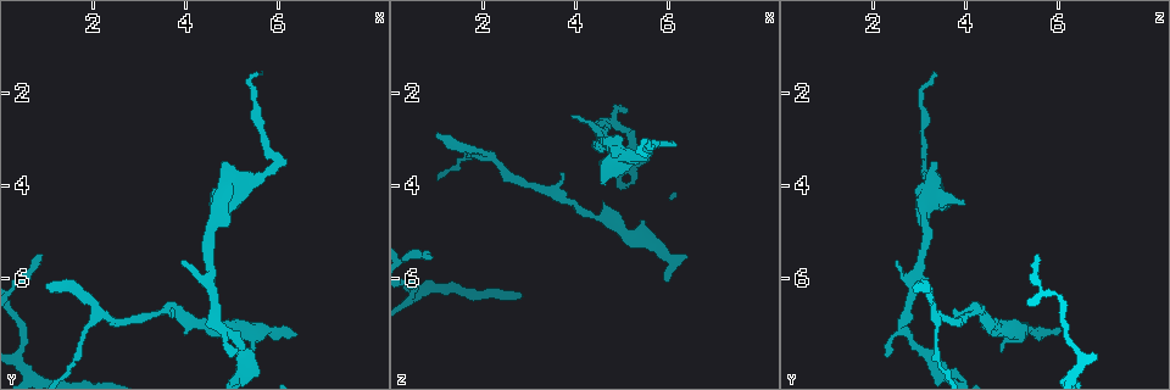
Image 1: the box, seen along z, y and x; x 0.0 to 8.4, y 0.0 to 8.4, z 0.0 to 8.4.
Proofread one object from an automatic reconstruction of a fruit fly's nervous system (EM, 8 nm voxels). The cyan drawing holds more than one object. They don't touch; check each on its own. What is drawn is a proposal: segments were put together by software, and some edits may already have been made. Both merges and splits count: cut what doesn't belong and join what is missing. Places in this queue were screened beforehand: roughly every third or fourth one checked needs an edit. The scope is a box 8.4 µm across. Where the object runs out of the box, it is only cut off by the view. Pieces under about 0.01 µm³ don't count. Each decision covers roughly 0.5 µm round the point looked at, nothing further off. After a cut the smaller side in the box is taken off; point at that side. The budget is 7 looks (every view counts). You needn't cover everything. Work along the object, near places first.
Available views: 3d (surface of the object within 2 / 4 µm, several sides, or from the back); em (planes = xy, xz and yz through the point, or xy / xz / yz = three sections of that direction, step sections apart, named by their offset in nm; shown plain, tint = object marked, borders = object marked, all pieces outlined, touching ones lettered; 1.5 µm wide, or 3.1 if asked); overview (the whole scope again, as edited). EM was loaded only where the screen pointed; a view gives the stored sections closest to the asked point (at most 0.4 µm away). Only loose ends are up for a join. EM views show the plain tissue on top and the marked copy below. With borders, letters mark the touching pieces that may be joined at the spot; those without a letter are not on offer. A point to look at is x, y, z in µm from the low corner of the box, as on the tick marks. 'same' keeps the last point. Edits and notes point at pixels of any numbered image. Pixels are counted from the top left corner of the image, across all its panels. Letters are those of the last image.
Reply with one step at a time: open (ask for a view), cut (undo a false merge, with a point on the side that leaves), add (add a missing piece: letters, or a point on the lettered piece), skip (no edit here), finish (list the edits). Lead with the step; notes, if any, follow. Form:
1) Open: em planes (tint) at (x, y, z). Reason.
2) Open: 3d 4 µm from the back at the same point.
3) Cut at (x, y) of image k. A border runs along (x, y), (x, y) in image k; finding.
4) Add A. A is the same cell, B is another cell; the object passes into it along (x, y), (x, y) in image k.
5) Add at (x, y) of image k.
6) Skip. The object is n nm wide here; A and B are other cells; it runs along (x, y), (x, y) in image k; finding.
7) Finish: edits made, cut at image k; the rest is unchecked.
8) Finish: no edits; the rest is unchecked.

Open: 3d 4 µm at (6.00, 7.15, 6.10). Branch stops here.

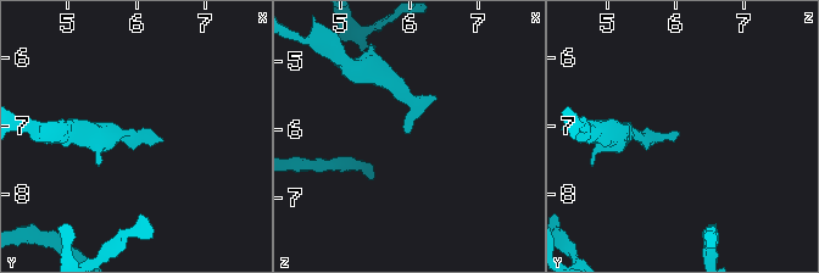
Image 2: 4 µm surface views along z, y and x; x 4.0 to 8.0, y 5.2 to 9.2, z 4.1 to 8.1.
Open: em planes (borders) at (5.95, 7.15, 6.10). Shape alone is not enough.

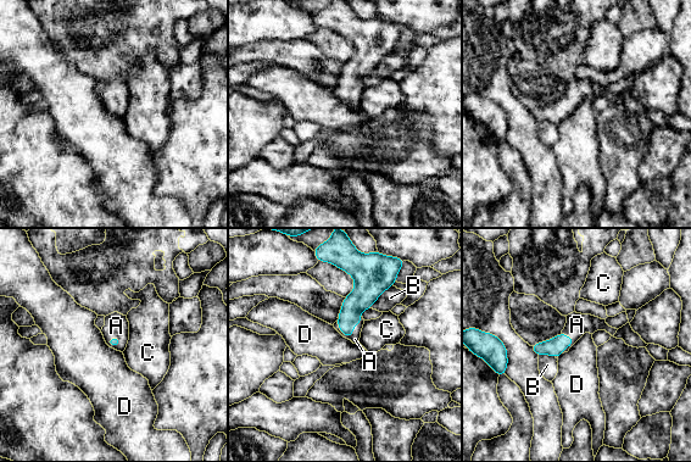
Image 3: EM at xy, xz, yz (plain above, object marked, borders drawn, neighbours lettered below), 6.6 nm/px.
Add A. A is the same cell, B, C and D are other cells; the object passes into it along (367, 289), (354, 324), (355, 339) in image 3; the neuron continues.

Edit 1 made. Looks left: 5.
Open: overview. See it whole again.

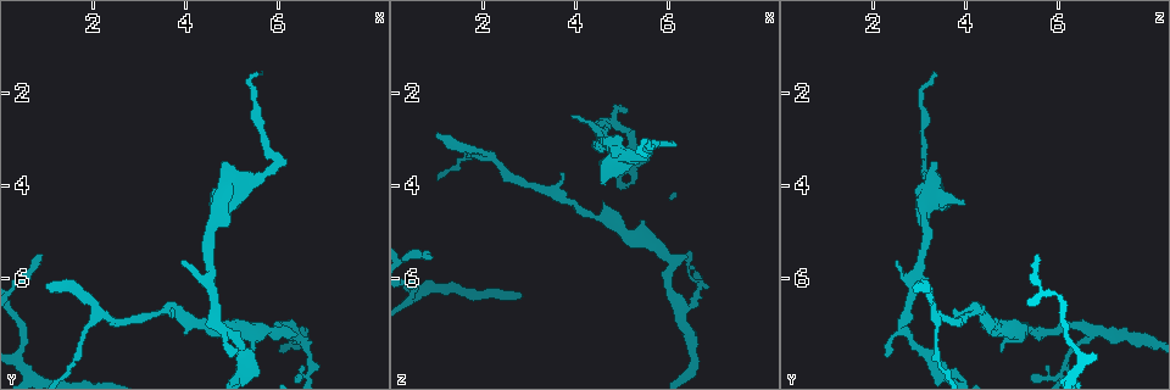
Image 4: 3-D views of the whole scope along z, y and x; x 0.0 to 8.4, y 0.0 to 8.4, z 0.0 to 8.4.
Open: 3d 4 µm at (3.70, 6.70, 3.70).

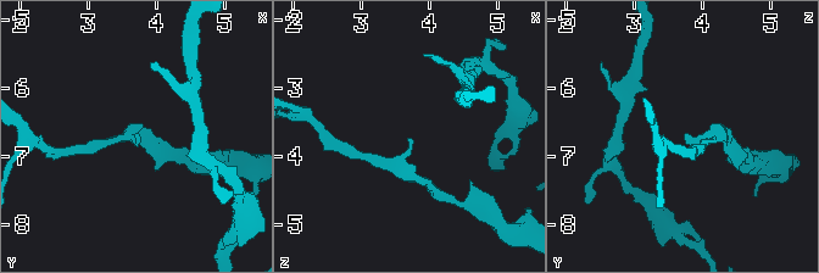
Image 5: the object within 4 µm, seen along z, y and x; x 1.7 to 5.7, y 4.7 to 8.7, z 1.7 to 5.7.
Open: em planes (borders) at (3.70, 6.70, 3.70).

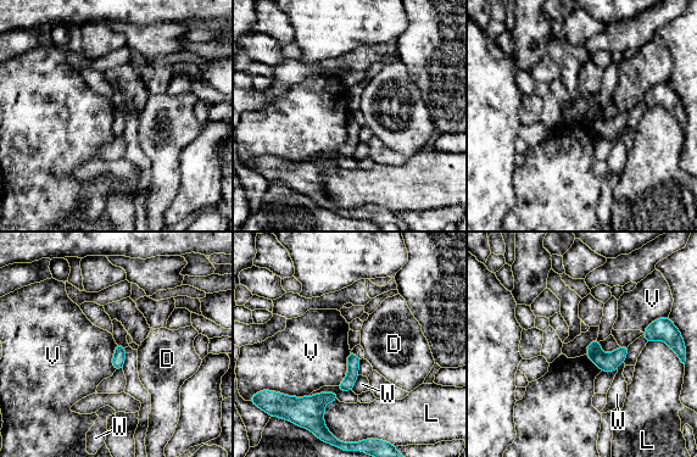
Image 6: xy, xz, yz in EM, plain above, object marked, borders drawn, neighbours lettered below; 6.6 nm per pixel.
Skip. The longest contact is with V, 260 nm; D, L, V and W are other cells; a border runs along (351, 350), (346, 375), (336, 385) in image 6; no lettered piece goes on from it.

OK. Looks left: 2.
Finish: edits made, add at image 3; the rest is unchecked.

